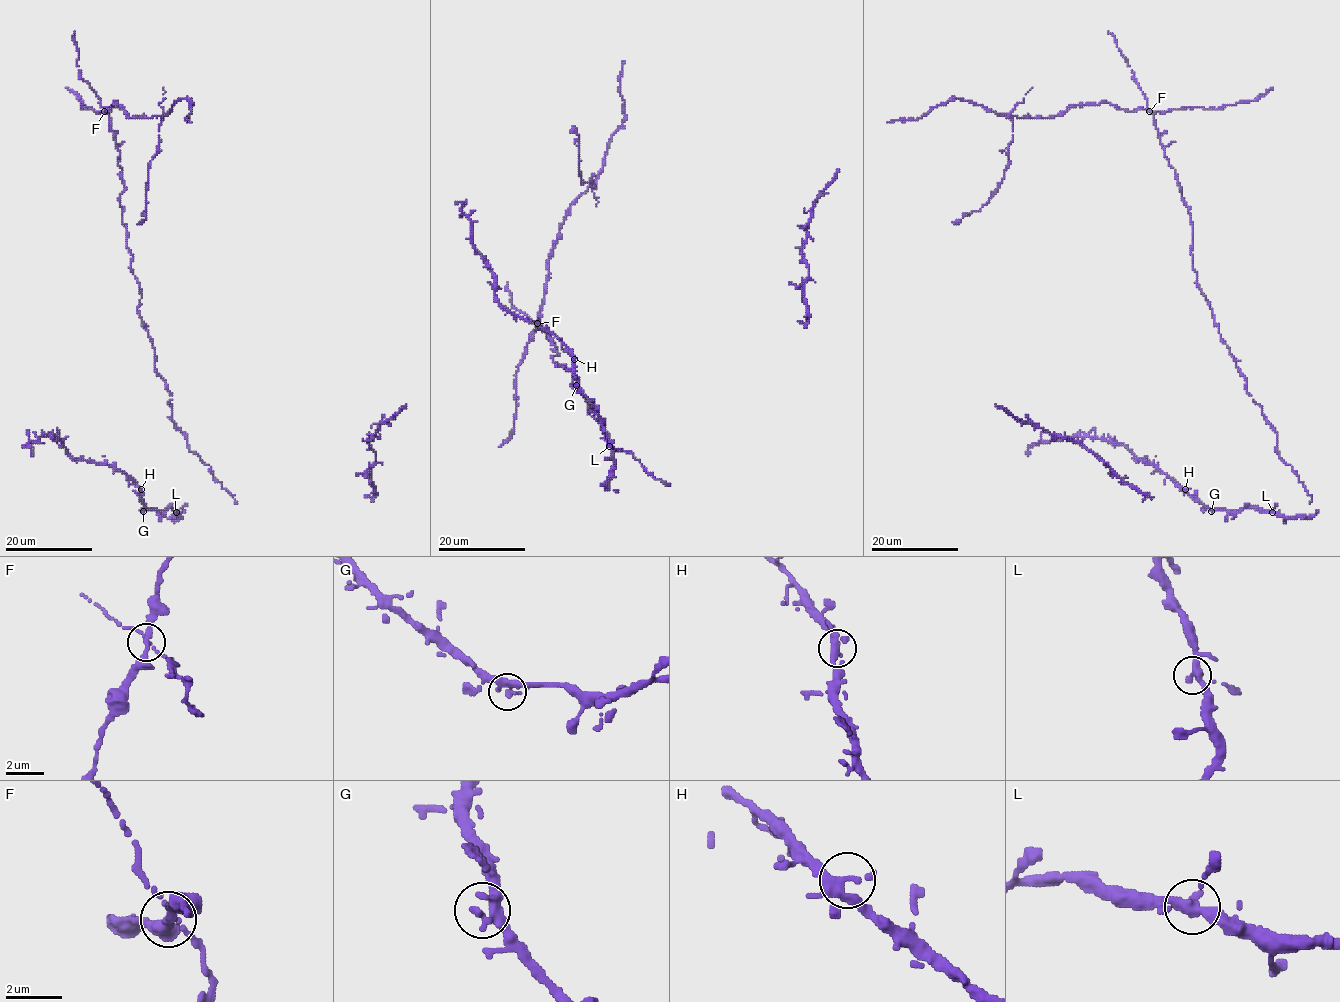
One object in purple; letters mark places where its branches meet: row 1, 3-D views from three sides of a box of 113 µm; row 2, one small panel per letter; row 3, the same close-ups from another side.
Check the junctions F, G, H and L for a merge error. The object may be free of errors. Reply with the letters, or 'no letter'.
F

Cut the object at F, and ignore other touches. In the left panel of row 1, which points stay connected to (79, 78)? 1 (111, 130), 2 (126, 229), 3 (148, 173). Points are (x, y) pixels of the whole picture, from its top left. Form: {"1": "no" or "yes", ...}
{"1": "yes", "2": "yes", "3": "no"}

